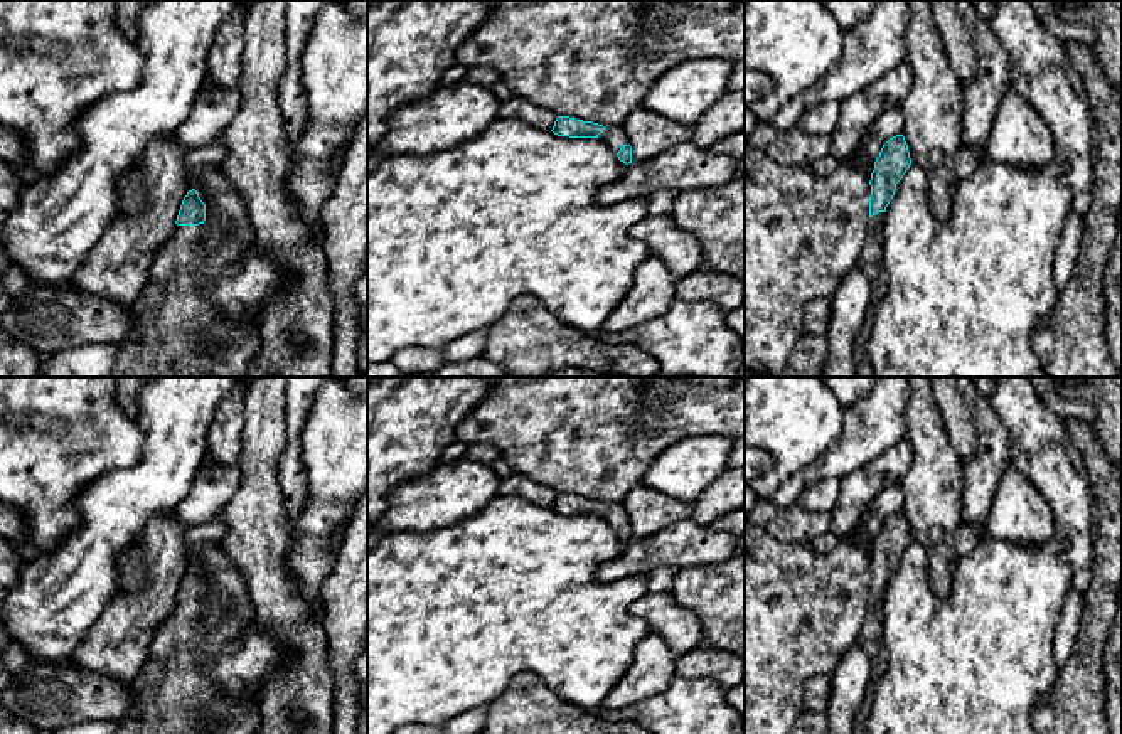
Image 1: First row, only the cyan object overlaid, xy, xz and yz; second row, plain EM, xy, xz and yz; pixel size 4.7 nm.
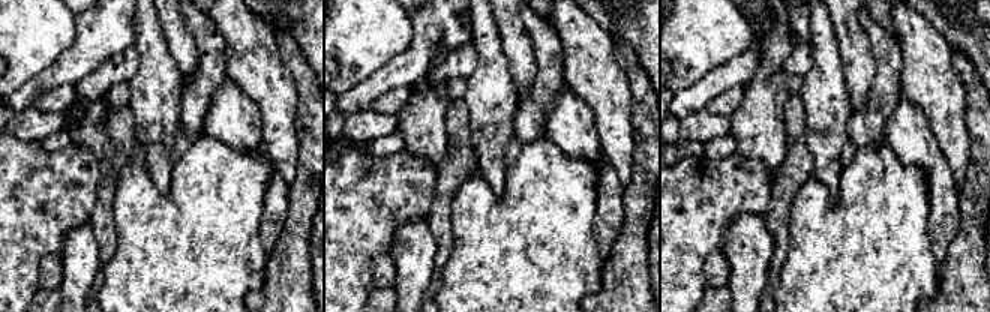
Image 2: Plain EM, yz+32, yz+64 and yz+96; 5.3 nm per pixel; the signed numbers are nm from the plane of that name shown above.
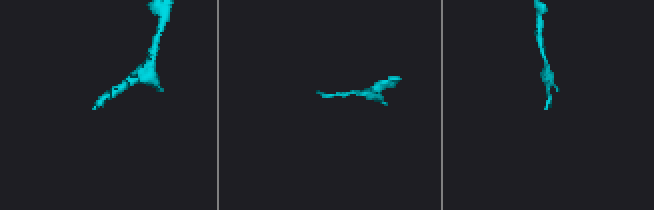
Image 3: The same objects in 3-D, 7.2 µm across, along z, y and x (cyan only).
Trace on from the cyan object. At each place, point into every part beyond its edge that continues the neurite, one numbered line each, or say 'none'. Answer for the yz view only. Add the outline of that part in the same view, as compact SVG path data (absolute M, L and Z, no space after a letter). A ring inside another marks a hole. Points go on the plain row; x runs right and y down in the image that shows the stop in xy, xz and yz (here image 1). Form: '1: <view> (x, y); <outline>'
1: yz (871, 640); M878 589L868 596L866 621L858 640L869 658L873 682L868 685L863 705L854 717L854 734L869 734L866 729L866 719L876 697L876 682L888 667L888 652L883 640L884 593L884 589Z

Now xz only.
1: xz (614, 514); M605 502L605 507L598 512L615 530L620 529L622 522L630 522L627 510L622 503Z

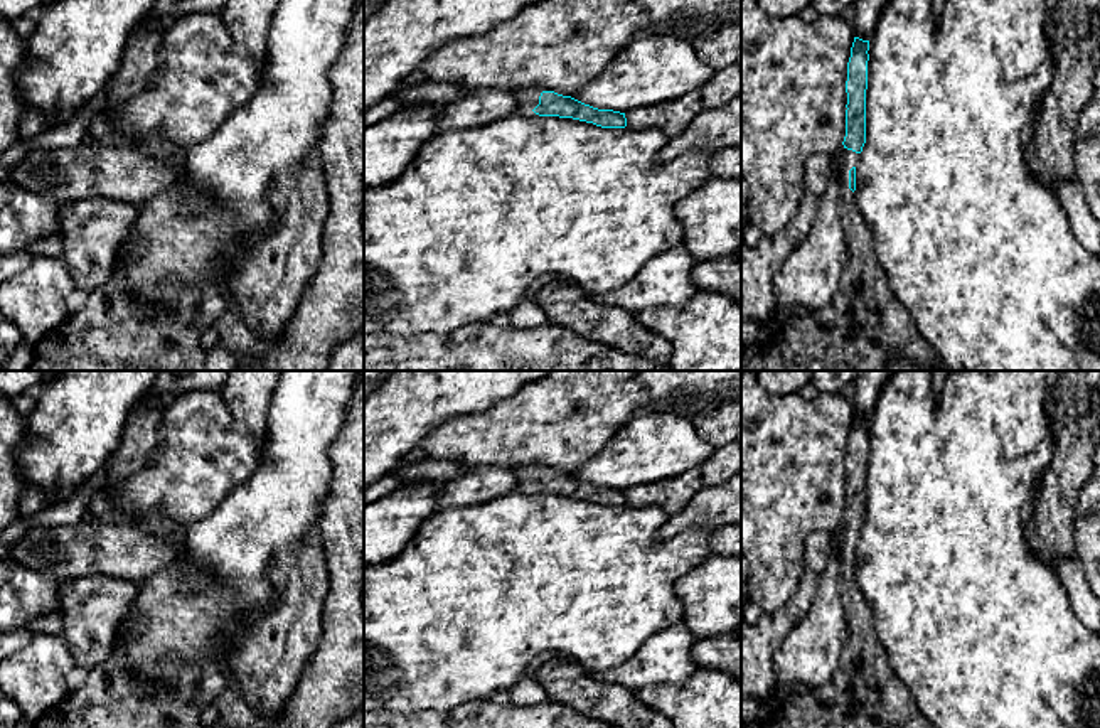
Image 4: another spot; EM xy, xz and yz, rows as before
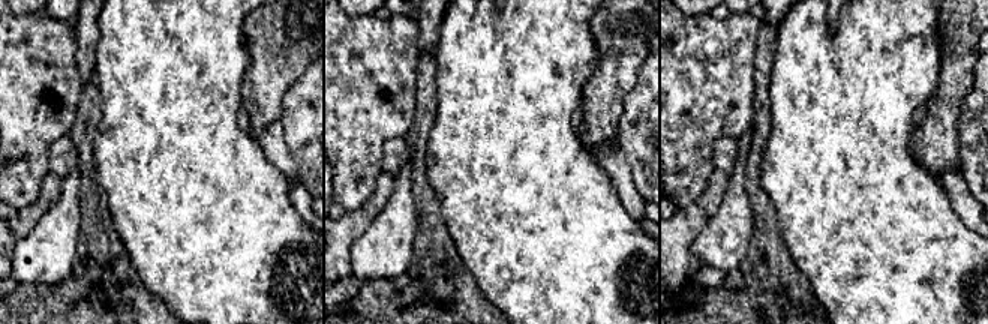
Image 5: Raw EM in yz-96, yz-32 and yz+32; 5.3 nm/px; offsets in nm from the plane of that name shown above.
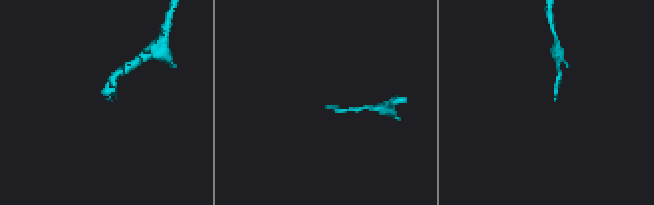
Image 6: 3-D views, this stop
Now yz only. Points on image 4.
1: yz (865, 691); M844 526L837 563L847 635L836 674L820 688L785 698L766 720L741 728L933 728L896 676L876 634L873 608L849 566L849 548L857 543L859 531Z

